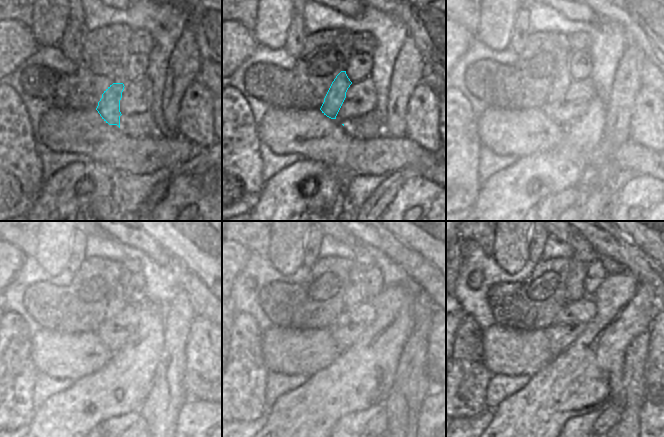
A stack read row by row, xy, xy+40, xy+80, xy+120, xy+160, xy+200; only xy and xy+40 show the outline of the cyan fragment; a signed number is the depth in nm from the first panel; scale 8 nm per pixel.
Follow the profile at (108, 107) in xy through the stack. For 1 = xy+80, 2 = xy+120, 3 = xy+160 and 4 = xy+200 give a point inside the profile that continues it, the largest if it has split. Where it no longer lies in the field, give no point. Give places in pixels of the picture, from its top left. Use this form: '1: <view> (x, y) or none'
1: xy+80 (563, 80)
2: xy+120 (117, 302)
3: xy+160 (352, 295)
4: xy+200 (575, 291)

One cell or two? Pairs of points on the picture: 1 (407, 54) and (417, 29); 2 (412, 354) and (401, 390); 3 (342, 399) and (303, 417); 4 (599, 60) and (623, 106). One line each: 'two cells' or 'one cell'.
1: two cells
2: one cell
3: one cell
4: two cells

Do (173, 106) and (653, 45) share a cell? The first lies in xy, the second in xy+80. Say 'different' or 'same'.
different

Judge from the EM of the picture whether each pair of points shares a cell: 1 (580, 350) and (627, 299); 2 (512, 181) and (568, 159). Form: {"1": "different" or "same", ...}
{"1": "same", "2": "same"}

